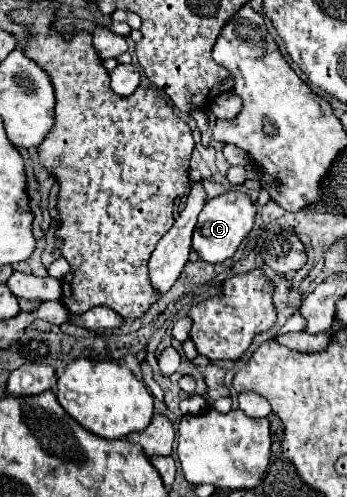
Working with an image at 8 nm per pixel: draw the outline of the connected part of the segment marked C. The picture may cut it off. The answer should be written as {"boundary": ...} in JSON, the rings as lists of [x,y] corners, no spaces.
{"boundary":[[[225,192],[205,204],[199,214],[199,222],[193,232],[193,250],[199,254],[199,260],[209,264],[223,262],[235,254],[243,238],[249,234],[255,220],[255,206],[243,192]]]}

